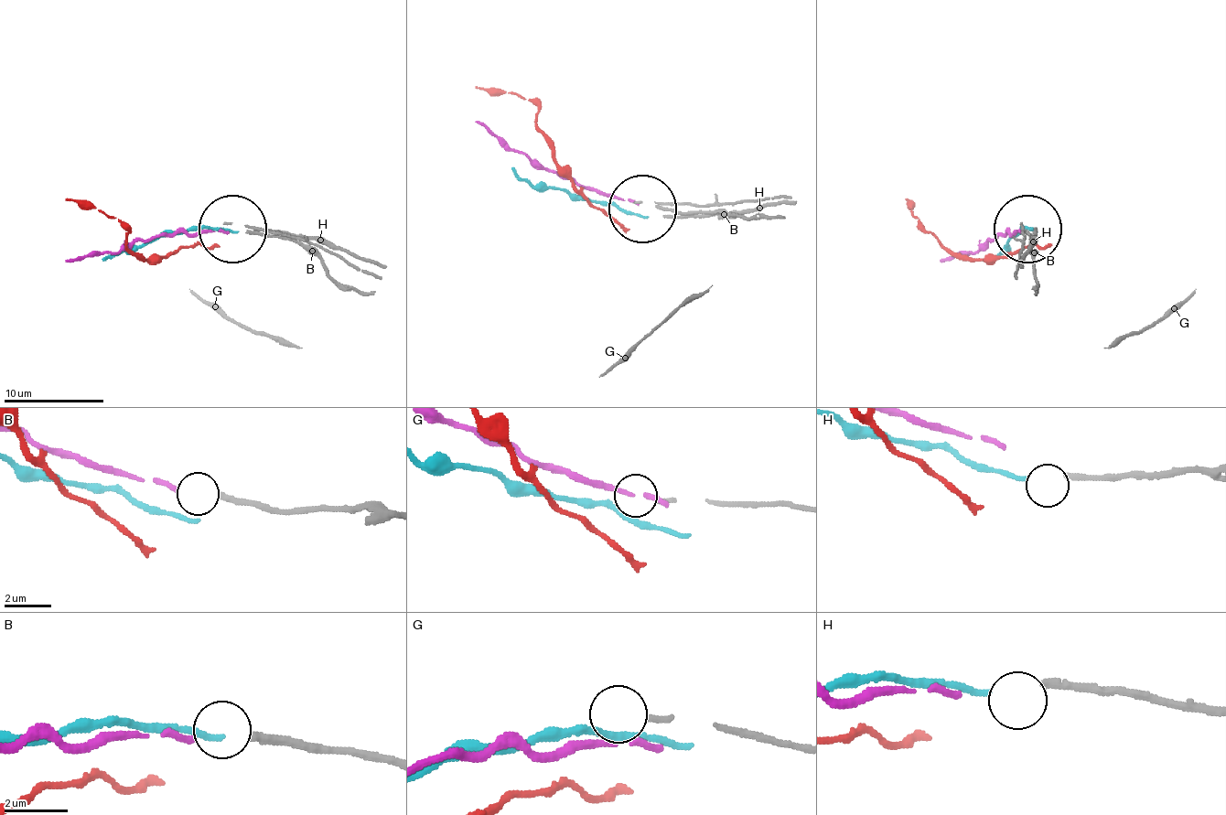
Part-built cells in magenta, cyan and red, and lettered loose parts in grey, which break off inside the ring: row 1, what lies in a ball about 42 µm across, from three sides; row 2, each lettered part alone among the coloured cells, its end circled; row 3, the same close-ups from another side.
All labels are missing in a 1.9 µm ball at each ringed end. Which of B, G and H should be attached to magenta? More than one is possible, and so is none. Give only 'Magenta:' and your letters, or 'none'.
Magenta: B

